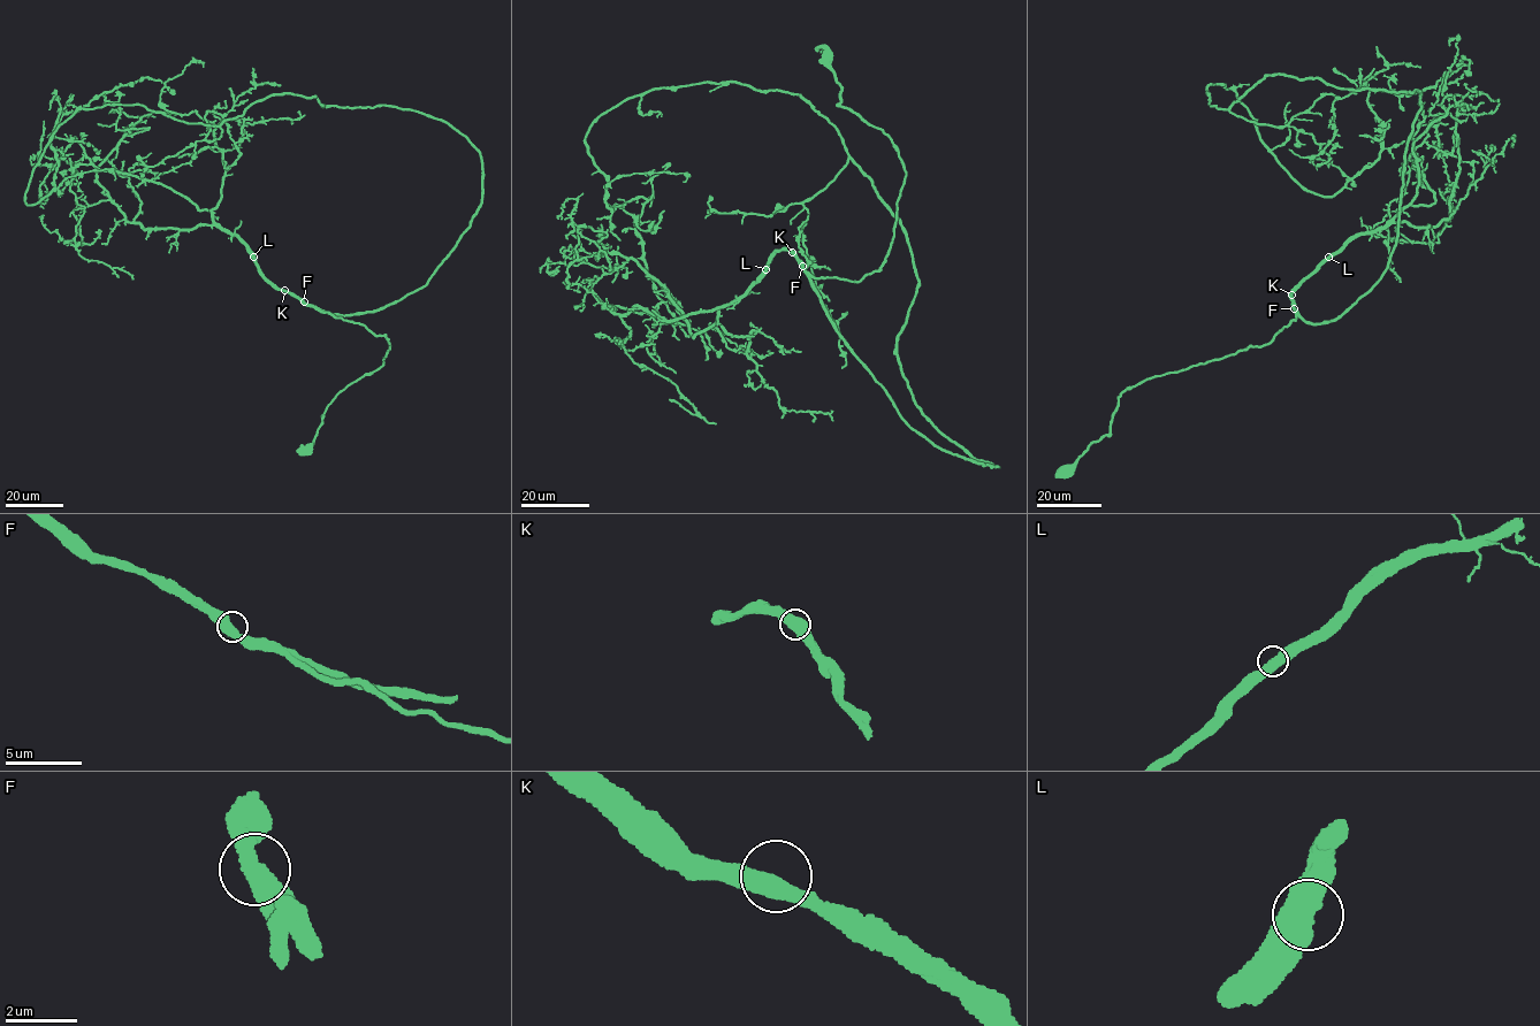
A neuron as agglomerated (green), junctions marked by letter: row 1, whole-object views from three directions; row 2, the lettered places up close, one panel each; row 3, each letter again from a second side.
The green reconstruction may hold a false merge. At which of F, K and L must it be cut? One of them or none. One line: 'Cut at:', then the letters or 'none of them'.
Cut at: none of them

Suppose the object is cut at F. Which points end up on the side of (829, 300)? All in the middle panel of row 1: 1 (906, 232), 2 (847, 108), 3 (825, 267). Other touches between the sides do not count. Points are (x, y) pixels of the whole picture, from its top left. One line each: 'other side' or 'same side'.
1: same side
2: other side
3: same side

